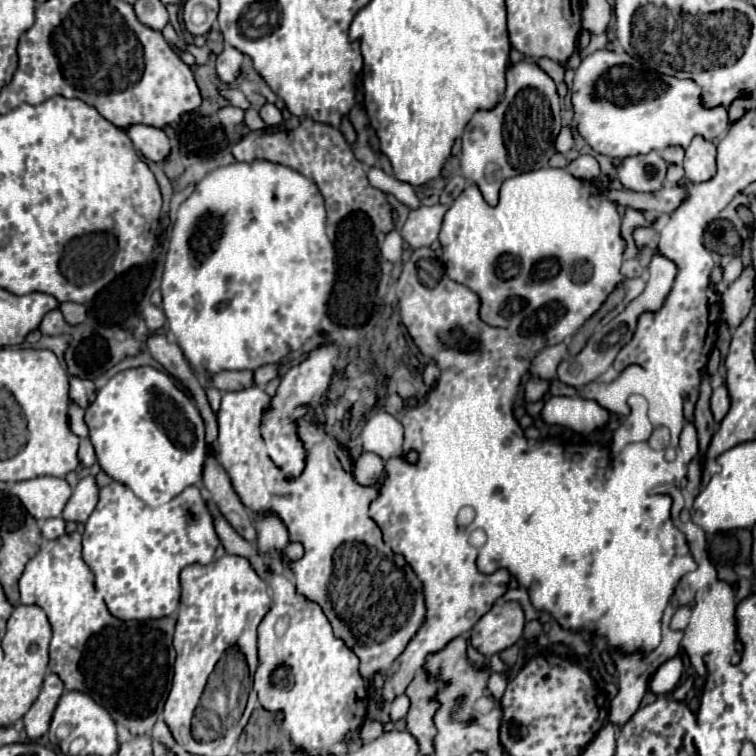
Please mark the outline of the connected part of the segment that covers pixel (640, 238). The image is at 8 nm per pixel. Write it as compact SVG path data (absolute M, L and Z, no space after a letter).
M648 225L648 227L644 227L644 229L636 229L636 231L634 231L634 239L636 239L636 243L638 243L640 247L650 245L650 243L654 241L654 235L656 235L656 231L654 231L654 227L652 227L652 225Z

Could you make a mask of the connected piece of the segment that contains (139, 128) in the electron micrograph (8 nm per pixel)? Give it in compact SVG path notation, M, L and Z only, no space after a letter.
M132 125L128 129L128 135L134 143L134 147L148 159L154 163L164 163L166 157L170 155L172 147L170 141L166 137L166 133L162 129L156 127L148 127L148 125Z

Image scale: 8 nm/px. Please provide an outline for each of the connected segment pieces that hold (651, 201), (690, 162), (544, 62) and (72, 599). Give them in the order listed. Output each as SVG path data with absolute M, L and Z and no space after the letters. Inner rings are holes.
M664 185L660 191L656 193L636 193L636 191L610 191L606 193L610 201L616 201L622 207L632 207L632 209L648 209L654 213L664 213L668 215L670 211L674 211L684 195L686 189L684 187L670 187Z
M694 137L684 155L686 179L692 183L708 181L716 173L716 145L704 137Z
M544 57L544 59L538 61L538 65L540 65L554 81L564 81L564 67L562 67L560 63L556 63L556 61Z
M66 533L58 539L44 541L42 549L32 557L18 581L20 587L20 603L24 605L38 605L48 615L52 625L52 641L50 641L50 671L56 673L62 681L66 691L84 691L90 697L108 709L112 719L124 727L132 735L148 733L156 719L162 715L162 707L172 683L172 665L174 665L174 647L172 647L172 633L174 633L174 617L152 619L144 623L130 621L124 623L110 615L106 609L104 599L98 595L94 587L94 573L82 559L82 537L80 533ZM130 629L130 635L110 635L108 633L122 633Z

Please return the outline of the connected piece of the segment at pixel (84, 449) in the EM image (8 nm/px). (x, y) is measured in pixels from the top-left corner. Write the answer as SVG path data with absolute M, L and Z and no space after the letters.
M82 439L82 441L80 441L78 459L80 459L82 467L92 467L92 465L96 463L96 455L94 455L94 449L92 449L92 445L90 445L88 439Z

